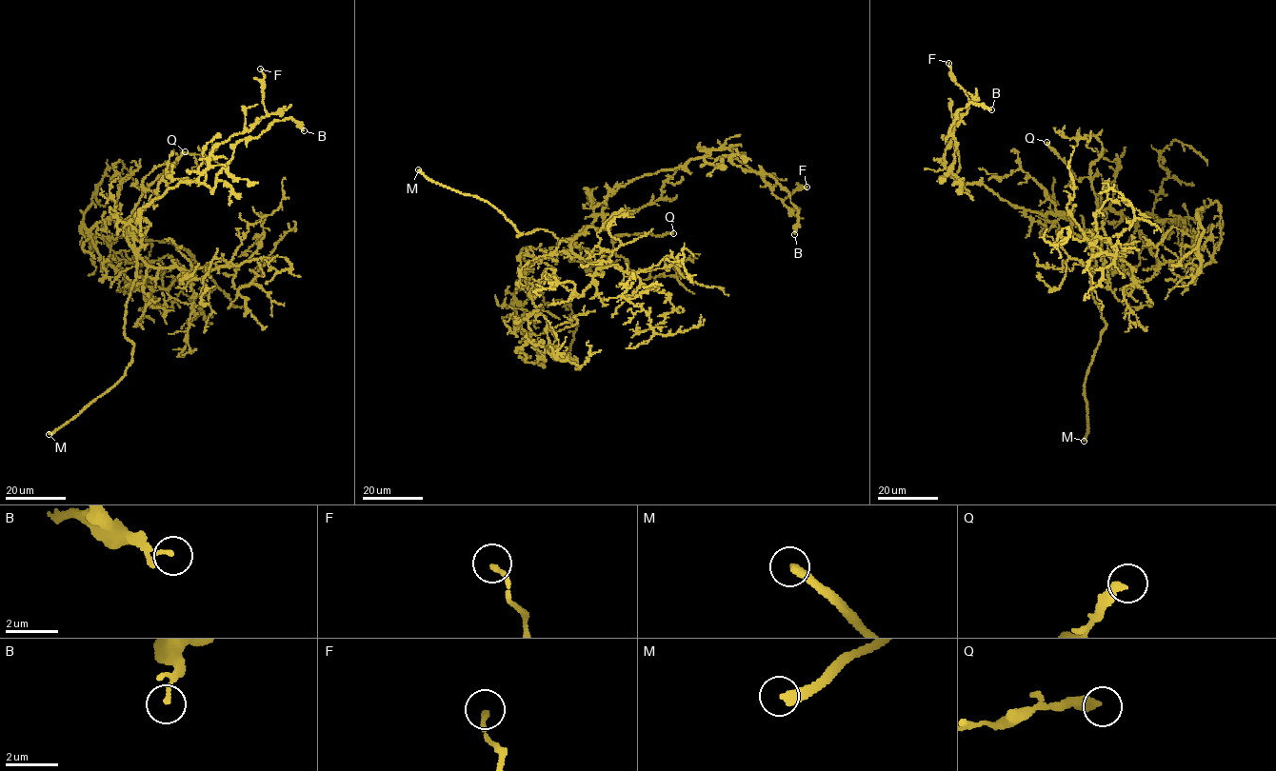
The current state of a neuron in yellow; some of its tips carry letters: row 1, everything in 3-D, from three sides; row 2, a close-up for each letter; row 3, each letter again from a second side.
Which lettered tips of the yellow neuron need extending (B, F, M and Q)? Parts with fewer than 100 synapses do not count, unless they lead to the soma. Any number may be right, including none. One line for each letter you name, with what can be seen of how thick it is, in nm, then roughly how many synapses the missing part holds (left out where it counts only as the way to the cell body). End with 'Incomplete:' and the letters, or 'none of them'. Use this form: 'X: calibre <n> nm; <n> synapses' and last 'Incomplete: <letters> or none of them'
M: calibre 280 nm
Incomplete: M

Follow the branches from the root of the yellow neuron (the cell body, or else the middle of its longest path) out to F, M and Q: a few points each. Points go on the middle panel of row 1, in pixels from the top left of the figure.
F: (572, 242), (603, 214), (607, 198), (618, 187), (721, 148), (762, 175), (782, 200), (807, 187)
M: (572, 242), (538, 228), (517, 235), (521, 233), (486, 201), (432, 182), (418, 169)
Q: (572, 242), (587, 250), (610, 252), (613, 237), (645, 232), (655, 236), (673, 233)

